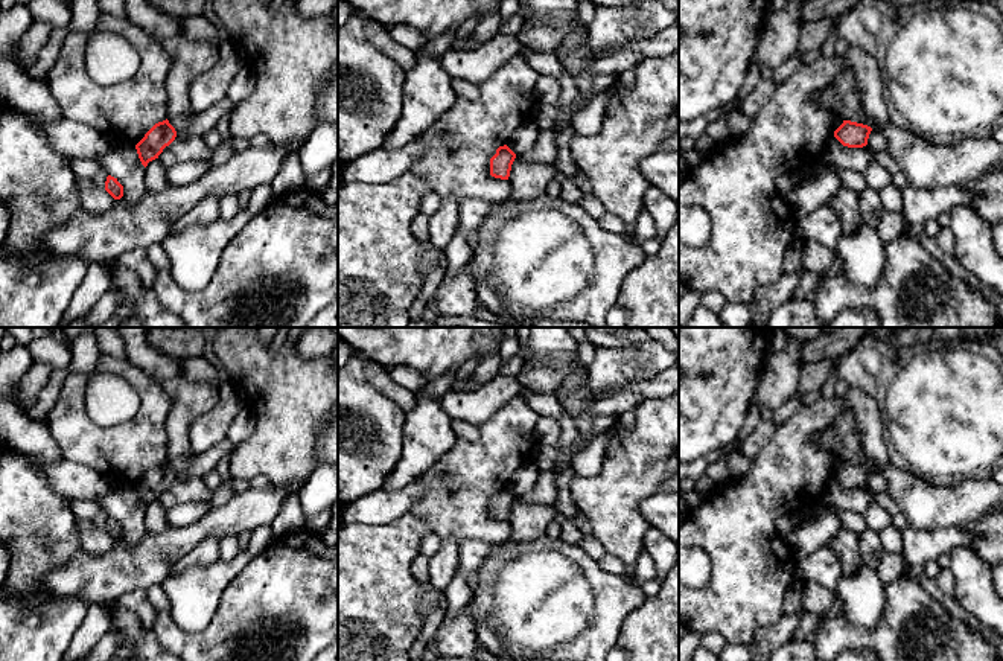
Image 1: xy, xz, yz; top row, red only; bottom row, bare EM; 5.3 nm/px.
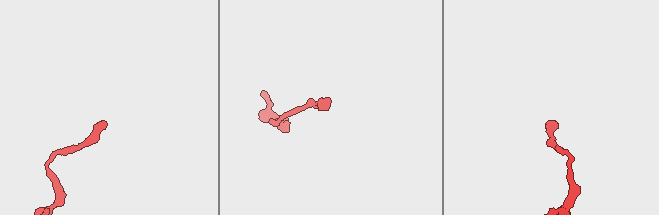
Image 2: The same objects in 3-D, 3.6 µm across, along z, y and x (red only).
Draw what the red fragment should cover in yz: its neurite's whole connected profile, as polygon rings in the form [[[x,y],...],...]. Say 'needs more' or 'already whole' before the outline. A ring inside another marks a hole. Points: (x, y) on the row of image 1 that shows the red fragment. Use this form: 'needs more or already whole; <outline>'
already whole; [[[843,120],[843,123],[834,131],[834,137],[848,148],[863,148],[868,145],[868,139],[872,128],[863,123]]]

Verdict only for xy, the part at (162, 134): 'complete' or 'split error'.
complete

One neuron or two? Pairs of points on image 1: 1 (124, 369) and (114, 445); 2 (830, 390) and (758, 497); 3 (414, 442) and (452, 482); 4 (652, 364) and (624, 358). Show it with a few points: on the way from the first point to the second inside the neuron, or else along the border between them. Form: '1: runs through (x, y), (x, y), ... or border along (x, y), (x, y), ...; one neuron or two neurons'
1: runs through (143, 387), (146, 390), (146, 416), (134, 428); one neuron
2: border along (842, 387), (831, 398), (822, 398); two neurons
3: border along (460, 440), (416, 480); two neurons
4: runs through (646, 361), (630, 361); one neuron

